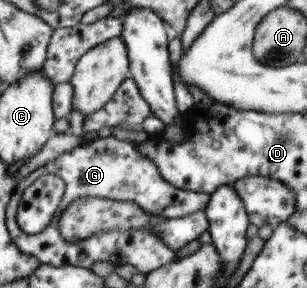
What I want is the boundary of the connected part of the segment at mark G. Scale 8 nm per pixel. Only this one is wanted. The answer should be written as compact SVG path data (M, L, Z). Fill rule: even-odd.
M111 135L107 138L88 137L73 149L63 151L52 162L33 170L18 182L16 192L25 191L39 176L47 173L60 177L64 183L64 194L56 214L65 211L78 199L97 198L116 202L130 201L149 217L160 217L167 221L203 211L210 198L204 193L174 188L161 178L154 162L139 152L137 144L115 140Z

